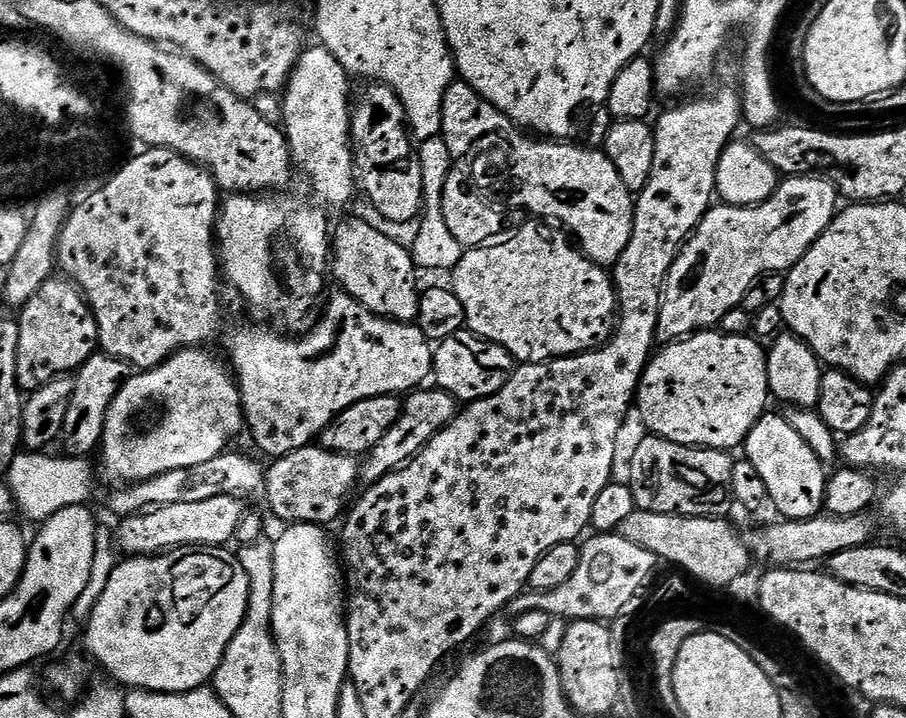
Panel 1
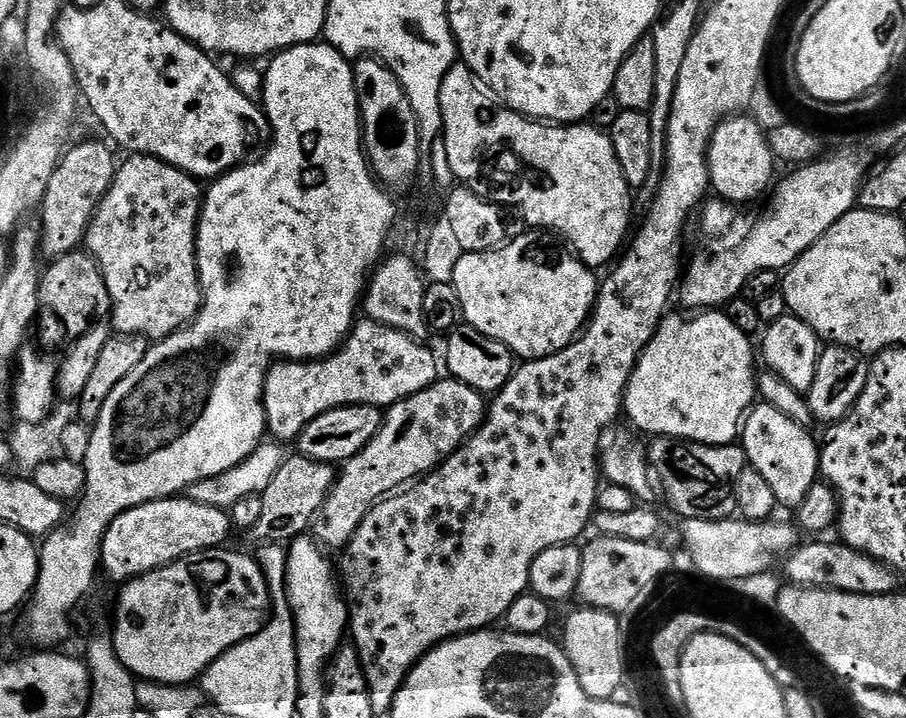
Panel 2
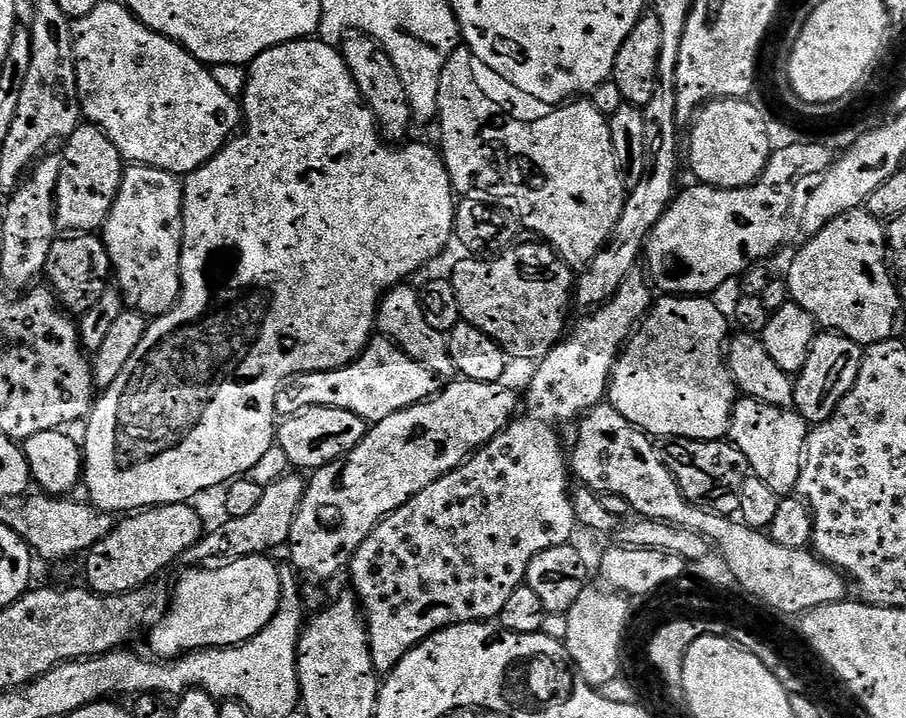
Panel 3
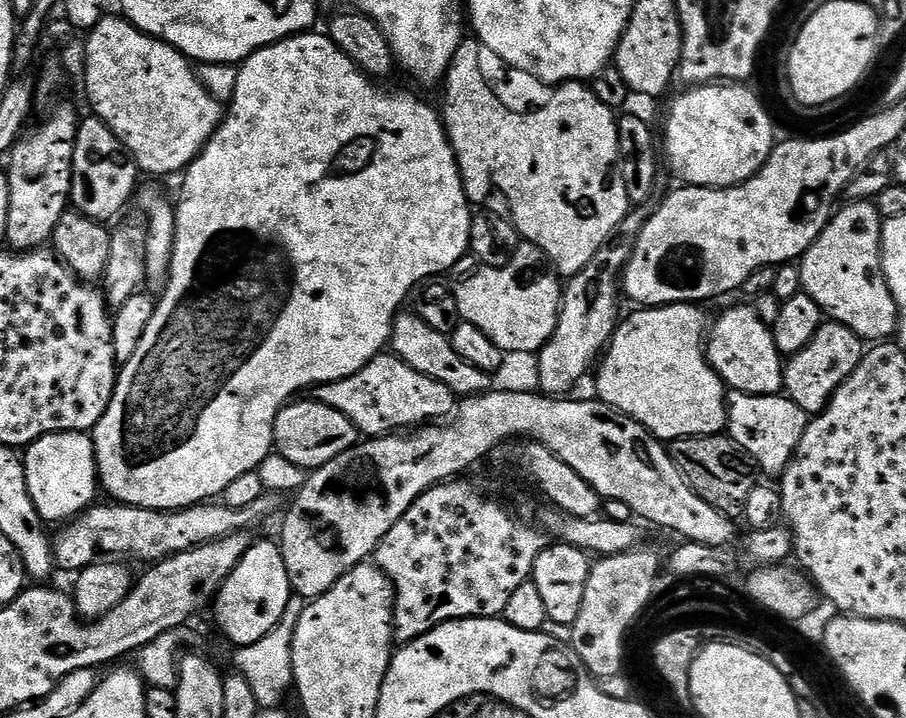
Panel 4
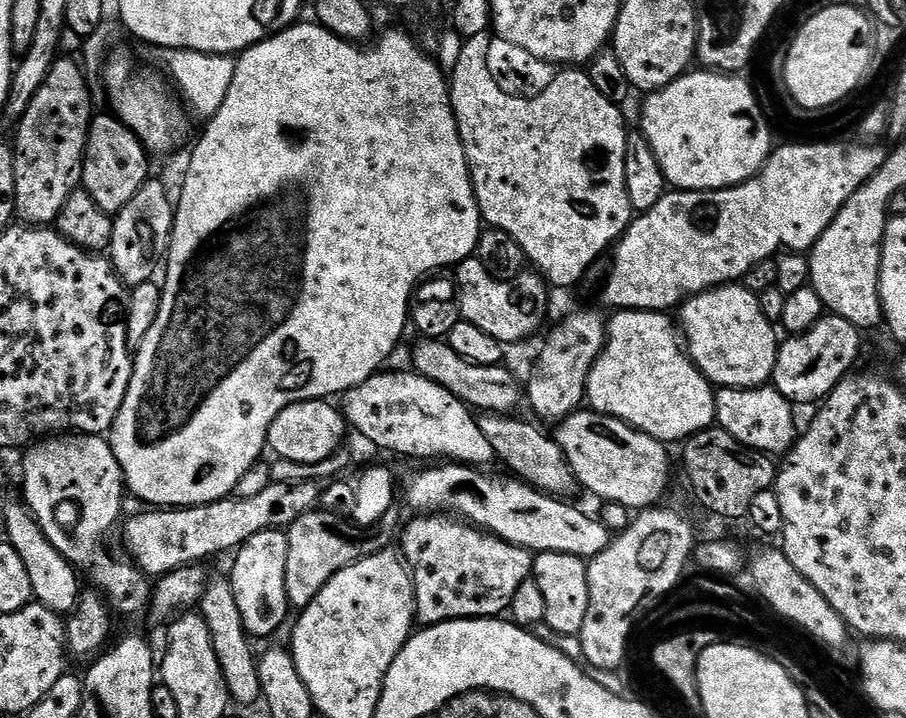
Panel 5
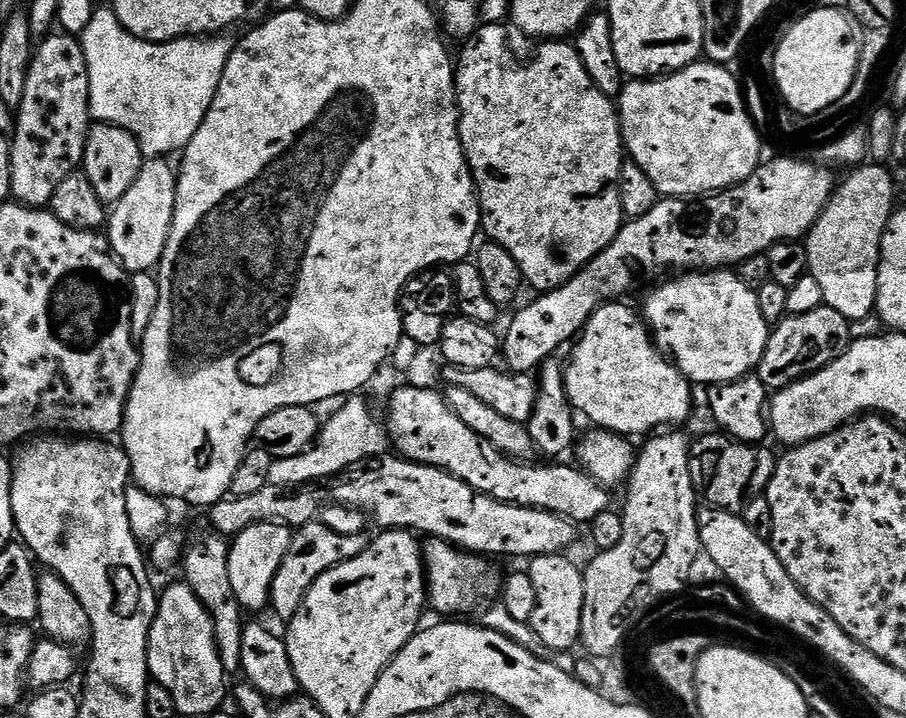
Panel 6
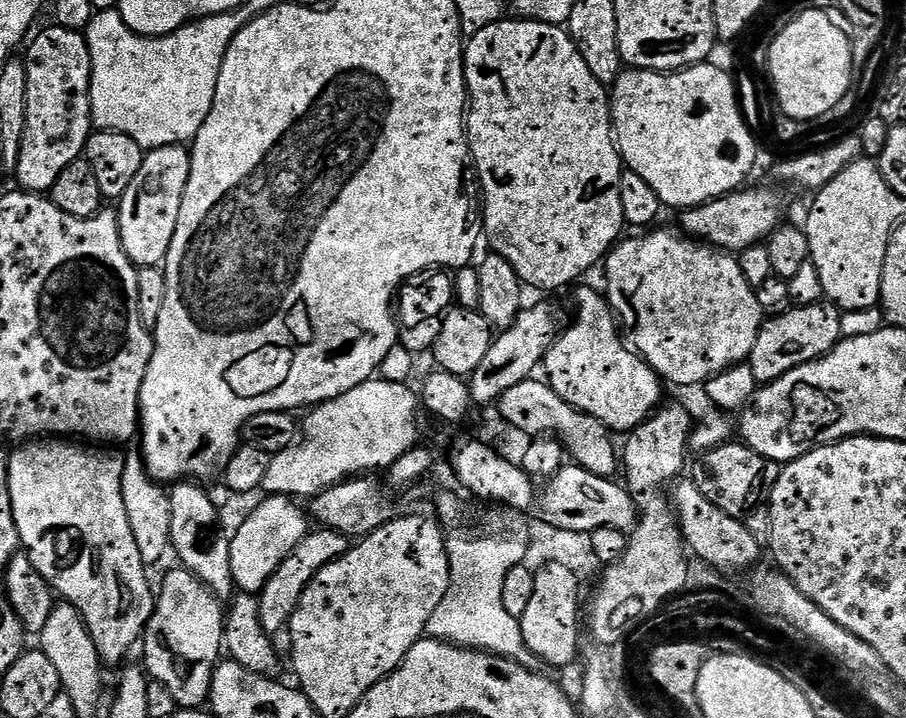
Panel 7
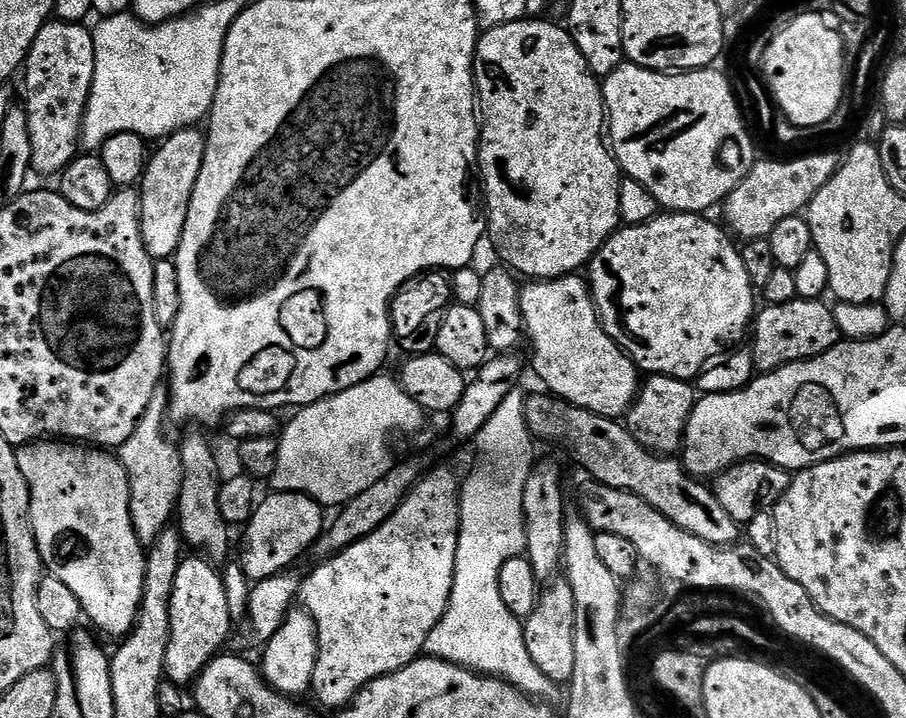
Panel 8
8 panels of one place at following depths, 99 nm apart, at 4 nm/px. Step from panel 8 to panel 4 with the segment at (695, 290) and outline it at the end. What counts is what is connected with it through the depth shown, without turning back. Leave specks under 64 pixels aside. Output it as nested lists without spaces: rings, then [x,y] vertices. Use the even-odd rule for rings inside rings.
[[[747,303],[728,308],[713,324],[711,321],[706,336],[706,355],[708,365],[733,392],[775,396],[783,389],[785,361],[776,348],[772,329],[761,322]]]

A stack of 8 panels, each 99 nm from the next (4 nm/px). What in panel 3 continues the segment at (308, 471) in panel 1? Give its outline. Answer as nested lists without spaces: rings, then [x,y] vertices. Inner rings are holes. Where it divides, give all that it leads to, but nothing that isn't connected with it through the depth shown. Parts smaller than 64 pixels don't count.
[[[286,474],[272,484],[264,485],[262,498],[251,514],[246,514],[246,518],[221,519],[221,524],[213,532],[212,529],[205,531],[198,543],[182,557],[183,563],[188,566],[200,566],[205,562],[227,562],[241,560],[247,556],[262,556],[271,553],[271,548],[283,549],[290,538],[298,506],[302,506],[306,480],[300,476],[303,475]]]

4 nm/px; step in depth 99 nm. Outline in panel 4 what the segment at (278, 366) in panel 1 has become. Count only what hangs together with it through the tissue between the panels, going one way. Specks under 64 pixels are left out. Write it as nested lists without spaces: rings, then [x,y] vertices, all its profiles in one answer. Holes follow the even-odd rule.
[[[395,354],[375,356],[358,370],[358,374],[319,385],[314,396],[320,403],[338,410],[338,414],[346,414],[346,418],[354,422],[357,433],[368,438],[443,421],[455,413],[458,403],[458,398],[445,384],[426,378],[426,374],[418,374],[418,370],[406,366]]]

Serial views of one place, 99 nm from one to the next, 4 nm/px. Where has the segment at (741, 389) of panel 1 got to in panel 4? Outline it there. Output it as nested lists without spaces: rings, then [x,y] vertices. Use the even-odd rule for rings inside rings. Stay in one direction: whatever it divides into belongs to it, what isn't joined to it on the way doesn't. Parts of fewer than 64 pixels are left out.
[[[663,304],[660,308],[641,307],[633,316],[625,315],[617,323],[616,332],[608,342],[606,351],[599,361],[600,373],[596,376],[595,395],[612,408],[617,408],[623,416],[630,417],[638,422],[646,431],[651,432],[661,442],[681,440],[687,436],[715,436],[725,431],[728,422],[728,405],[726,403],[726,385],[718,373],[708,365],[708,357],[702,347],[702,341],[706,336],[706,320],[704,324],[704,312],[700,304]]]

